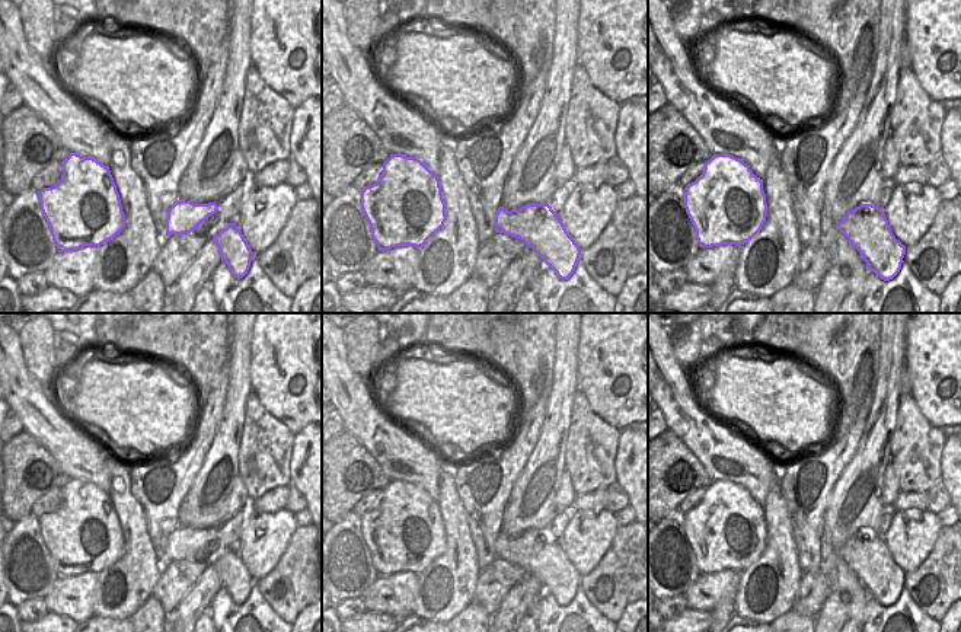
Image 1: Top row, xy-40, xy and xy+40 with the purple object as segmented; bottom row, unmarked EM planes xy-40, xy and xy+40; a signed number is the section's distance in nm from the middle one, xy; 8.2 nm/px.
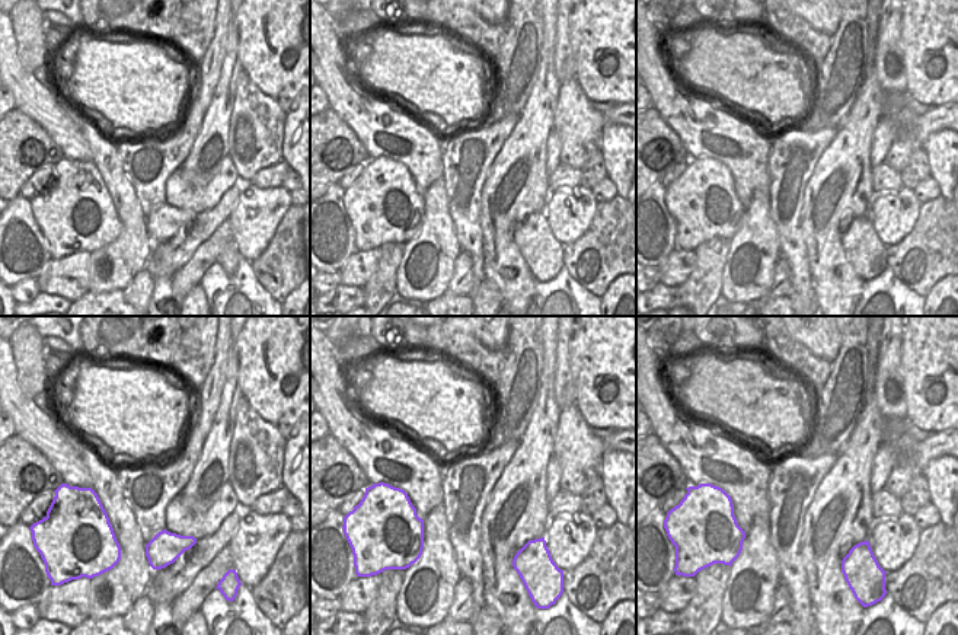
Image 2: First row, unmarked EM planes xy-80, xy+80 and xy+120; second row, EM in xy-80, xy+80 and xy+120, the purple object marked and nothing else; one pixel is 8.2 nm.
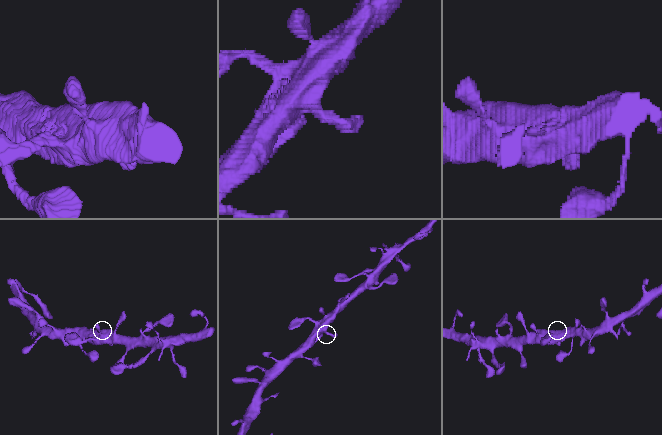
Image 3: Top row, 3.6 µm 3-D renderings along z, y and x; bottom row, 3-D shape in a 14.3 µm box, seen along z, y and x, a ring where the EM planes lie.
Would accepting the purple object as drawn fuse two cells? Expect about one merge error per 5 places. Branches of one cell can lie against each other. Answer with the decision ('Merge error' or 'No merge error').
No merge error

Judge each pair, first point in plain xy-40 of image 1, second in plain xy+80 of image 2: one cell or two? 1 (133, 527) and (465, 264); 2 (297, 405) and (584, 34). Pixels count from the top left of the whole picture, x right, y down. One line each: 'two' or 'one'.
1: two
2: one

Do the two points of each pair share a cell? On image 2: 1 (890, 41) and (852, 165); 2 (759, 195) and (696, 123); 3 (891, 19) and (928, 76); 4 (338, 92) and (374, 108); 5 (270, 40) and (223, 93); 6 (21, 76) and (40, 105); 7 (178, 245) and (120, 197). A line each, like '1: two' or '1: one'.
1: two
2: two
3: two
4: one
5: two
6: one
7: two

